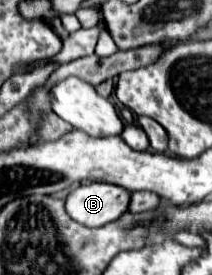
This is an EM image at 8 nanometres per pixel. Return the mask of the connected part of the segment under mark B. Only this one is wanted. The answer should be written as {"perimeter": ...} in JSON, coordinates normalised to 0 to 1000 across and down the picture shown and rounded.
{"perimeter":[[[382,669],[307,720],[307,771],[410,829],[476,829],[599,771],[608,698],[542,669]]]}

